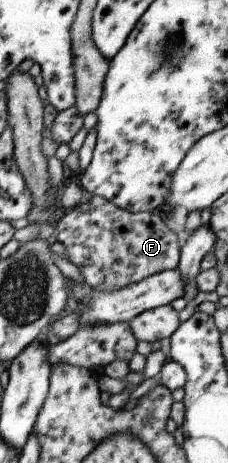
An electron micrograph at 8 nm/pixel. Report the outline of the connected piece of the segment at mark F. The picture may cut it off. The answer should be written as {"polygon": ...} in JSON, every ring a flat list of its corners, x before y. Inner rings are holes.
{"polygon":[[88,196,80,206,67,211,57,223,56,230,56,241,67,249,63,258,75,264,89,290,117,291,126,288,148,277,177,269,182,258,180,239,161,214,153,211,133,213,101,196]]}

